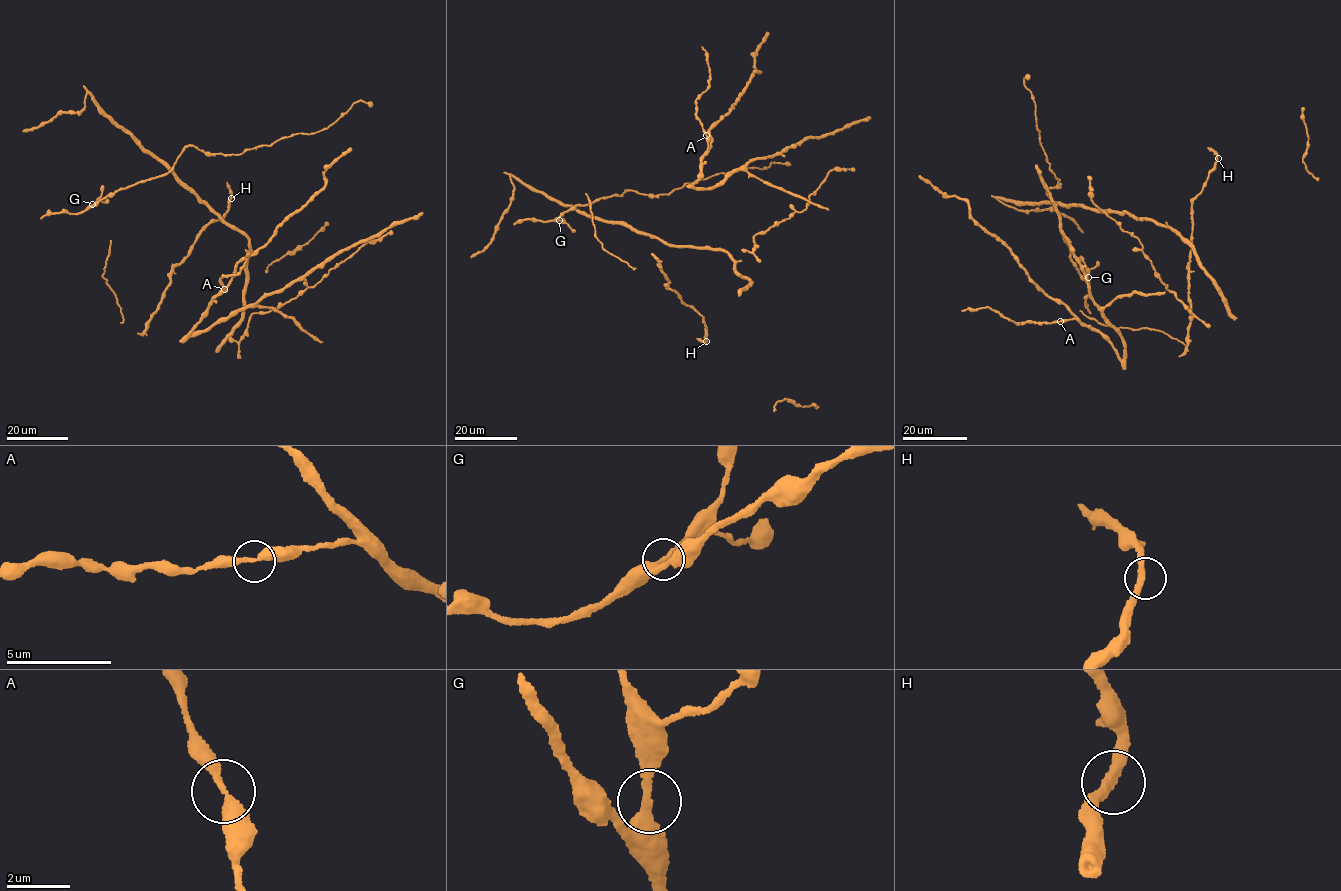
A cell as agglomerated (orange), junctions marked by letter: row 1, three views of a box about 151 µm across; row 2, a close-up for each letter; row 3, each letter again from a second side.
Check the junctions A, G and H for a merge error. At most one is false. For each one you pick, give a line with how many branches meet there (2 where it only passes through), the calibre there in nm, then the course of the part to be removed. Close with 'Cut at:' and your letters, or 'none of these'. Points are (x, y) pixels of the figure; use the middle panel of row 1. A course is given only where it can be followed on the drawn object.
Cut at: none of these

